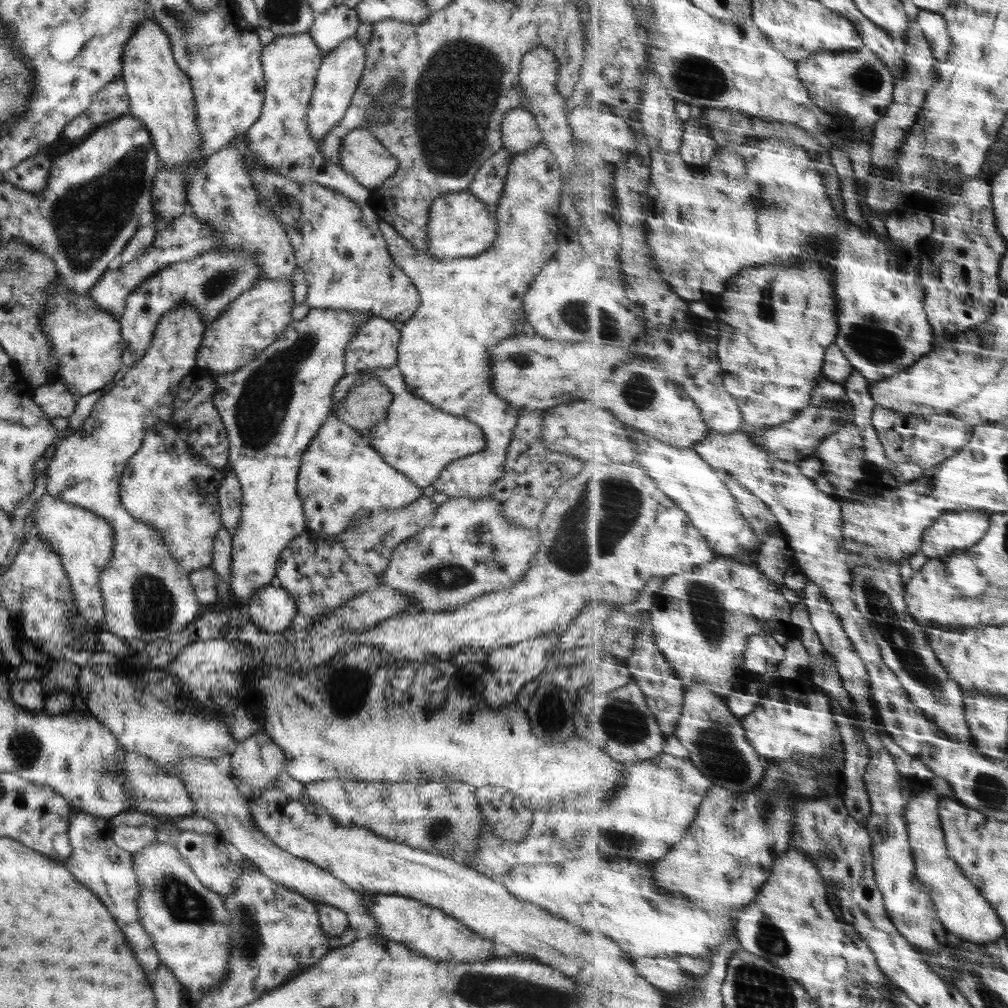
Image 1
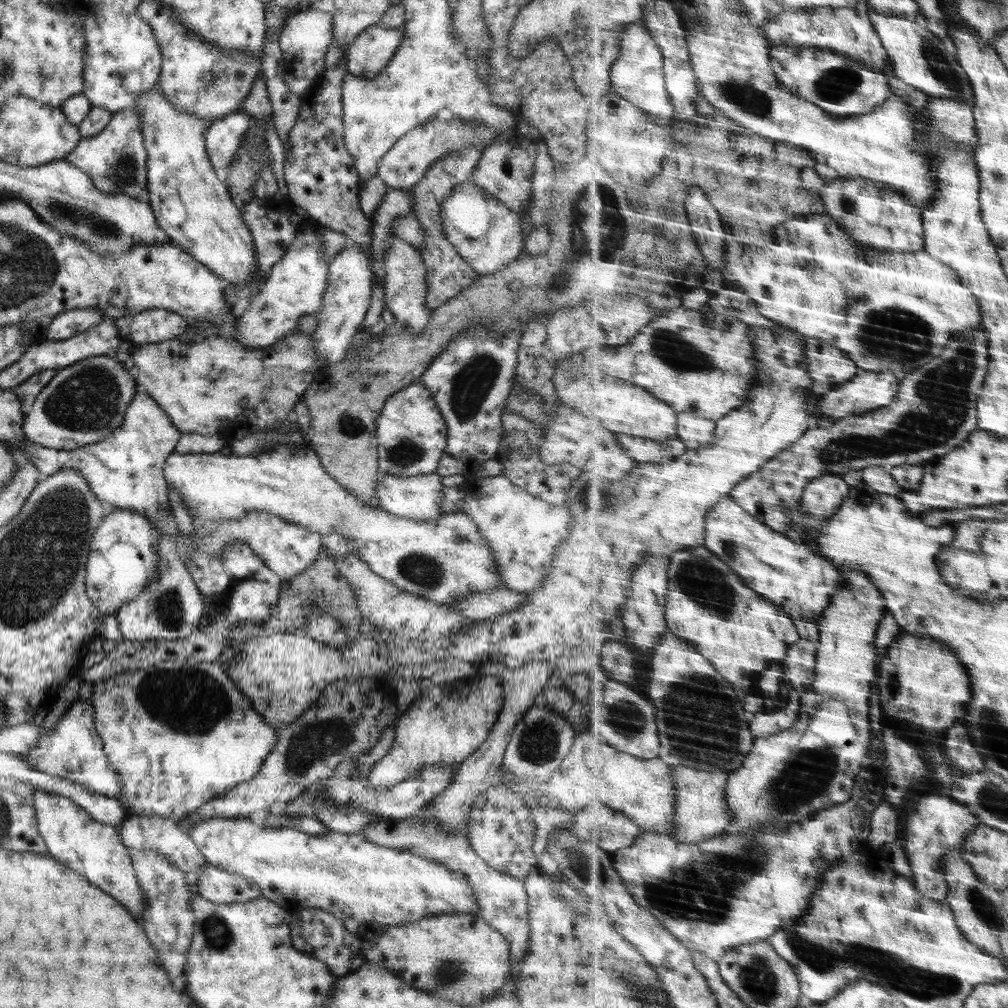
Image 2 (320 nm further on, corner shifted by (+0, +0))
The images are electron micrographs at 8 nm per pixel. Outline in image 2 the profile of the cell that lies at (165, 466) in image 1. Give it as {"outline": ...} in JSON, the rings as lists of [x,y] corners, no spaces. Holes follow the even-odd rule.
{"outline":[[[308,446],[277,447],[256,457],[171,452],[164,461],[162,475],[167,488],[175,490],[175,494],[182,499],[181,510],[187,510],[191,515],[201,517],[204,521],[222,521],[241,518],[251,511],[263,511],[321,536],[328,532],[336,532],[346,540],[348,550],[354,551],[371,572],[399,590],[437,604],[454,604],[456,600],[471,592],[485,592],[502,587],[502,580],[491,558],[491,552],[468,514],[461,511],[445,513],[433,522],[415,522],[389,514],[380,507],[364,504],[353,495],[347,494],[347,491],[323,470],[317,455]]]}

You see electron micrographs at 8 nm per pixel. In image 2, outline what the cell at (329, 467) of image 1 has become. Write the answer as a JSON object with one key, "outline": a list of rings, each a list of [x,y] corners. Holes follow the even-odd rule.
{"outline":[[[435,472],[406,478],[383,474],[375,482],[375,498],[379,501],[379,507],[389,514],[415,522],[433,522],[442,515],[439,499],[441,488],[440,476]]]}

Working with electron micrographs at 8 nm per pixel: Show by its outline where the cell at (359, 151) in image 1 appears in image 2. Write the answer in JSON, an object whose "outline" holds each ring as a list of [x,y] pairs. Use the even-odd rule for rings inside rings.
{"outline":[[[430,118],[403,134],[391,145],[391,148],[379,159],[376,175],[386,187],[409,191],[436,160],[447,156],[450,152],[461,150],[468,144],[478,146],[482,152],[485,146],[492,143],[492,139],[492,130],[481,121],[480,125],[472,125],[461,124],[457,118],[448,121]]]}

